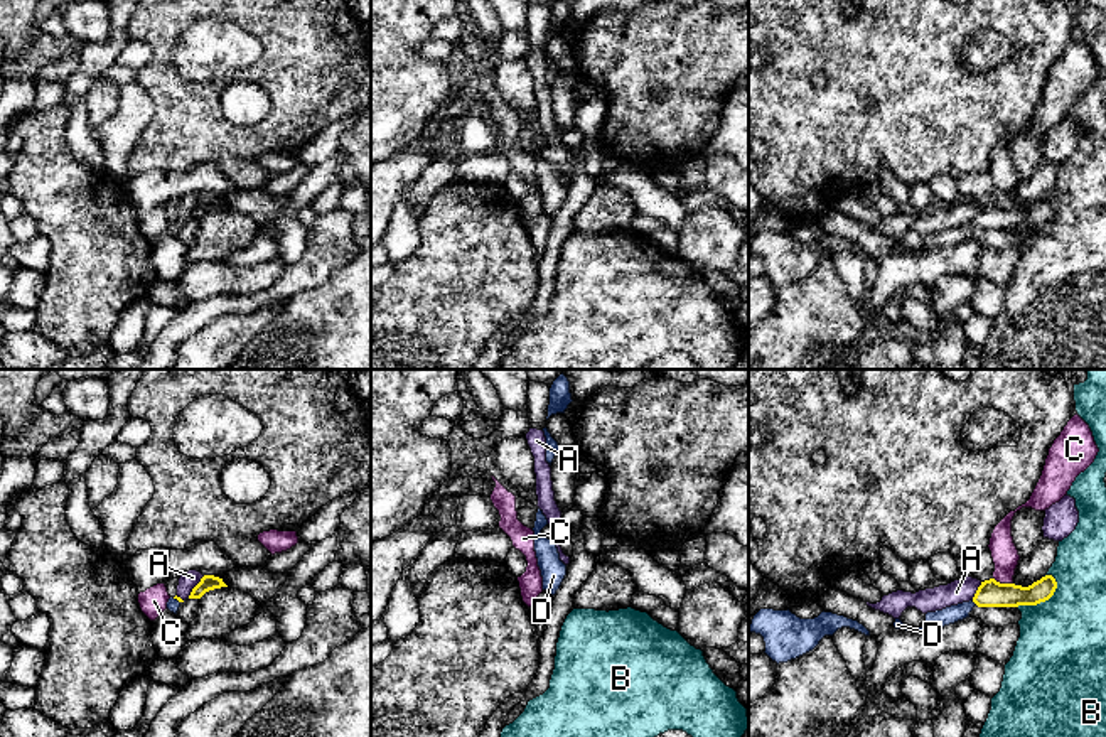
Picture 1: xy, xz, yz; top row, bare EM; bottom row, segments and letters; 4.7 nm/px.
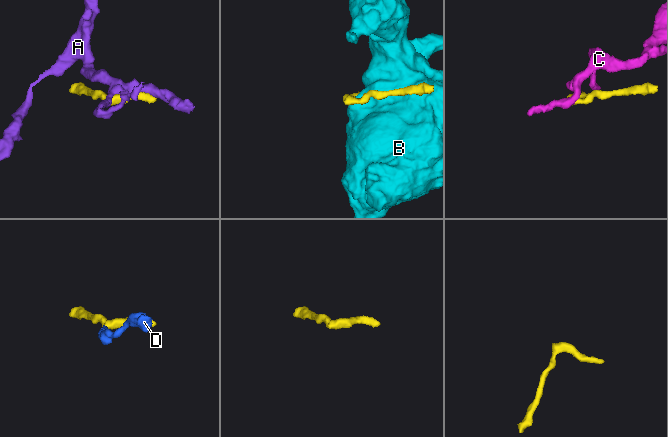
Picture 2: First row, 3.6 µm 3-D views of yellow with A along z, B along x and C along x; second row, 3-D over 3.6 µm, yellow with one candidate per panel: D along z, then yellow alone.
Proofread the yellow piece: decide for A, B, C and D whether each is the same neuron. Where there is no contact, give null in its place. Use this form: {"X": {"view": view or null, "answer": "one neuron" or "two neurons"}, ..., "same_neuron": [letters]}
{"A": {"view": "xy", "answer": "two neurons"}, "B": {"view": "yz", "answer": "two neurons"}, "C": {"view": "yz", "answer": "two neurons"}, "D": {"view": "yz", "answer": "one neuron"}, "same_neuron": ["D"]}

